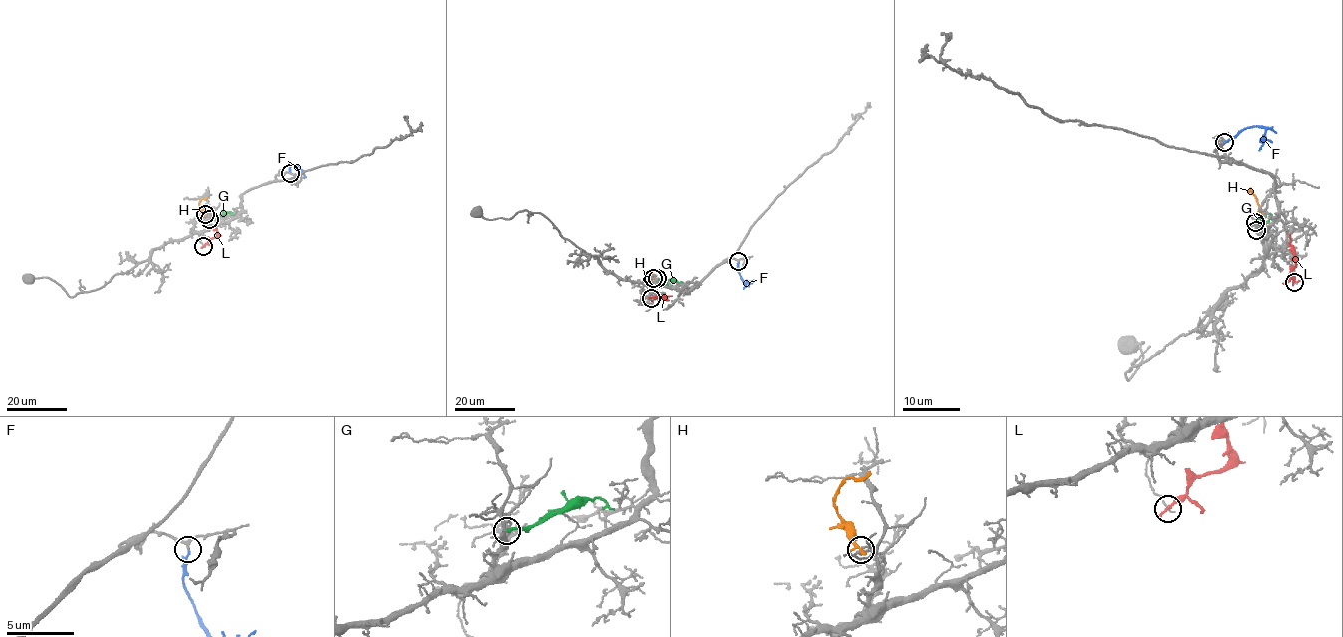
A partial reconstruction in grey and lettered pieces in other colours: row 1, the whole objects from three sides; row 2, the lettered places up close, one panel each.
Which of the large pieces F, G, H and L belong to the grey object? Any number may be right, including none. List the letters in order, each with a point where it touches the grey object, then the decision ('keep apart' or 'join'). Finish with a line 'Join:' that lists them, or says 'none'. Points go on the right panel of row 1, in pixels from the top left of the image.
F: meets grey at (1224, 142); join
G: meets grey at (1256, 230); keep apart
H: meets grey at (1255, 222); keep apart
L: meets grey at (1294, 282); keep apart
Join: F

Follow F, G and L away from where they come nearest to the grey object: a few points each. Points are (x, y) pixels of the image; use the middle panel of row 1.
F: (738, 262), (737, 270), (743, 281), (754, 280)
G: (657, 278), (681, 281)
L: (651, 298), (671, 296)

